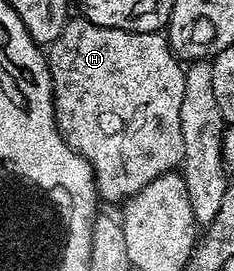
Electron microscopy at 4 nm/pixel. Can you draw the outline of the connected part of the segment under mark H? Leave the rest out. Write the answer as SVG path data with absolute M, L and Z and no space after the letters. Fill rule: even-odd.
M73 17L63 25L63 33L48 44L47 58L57 127L66 143L91 165L93 182L104 202L105 199L118 204L127 201L151 181L170 174L180 164L183 129L179 129L179 112L183 106L185 67L169 48L164 34L104 27L84 17Z

